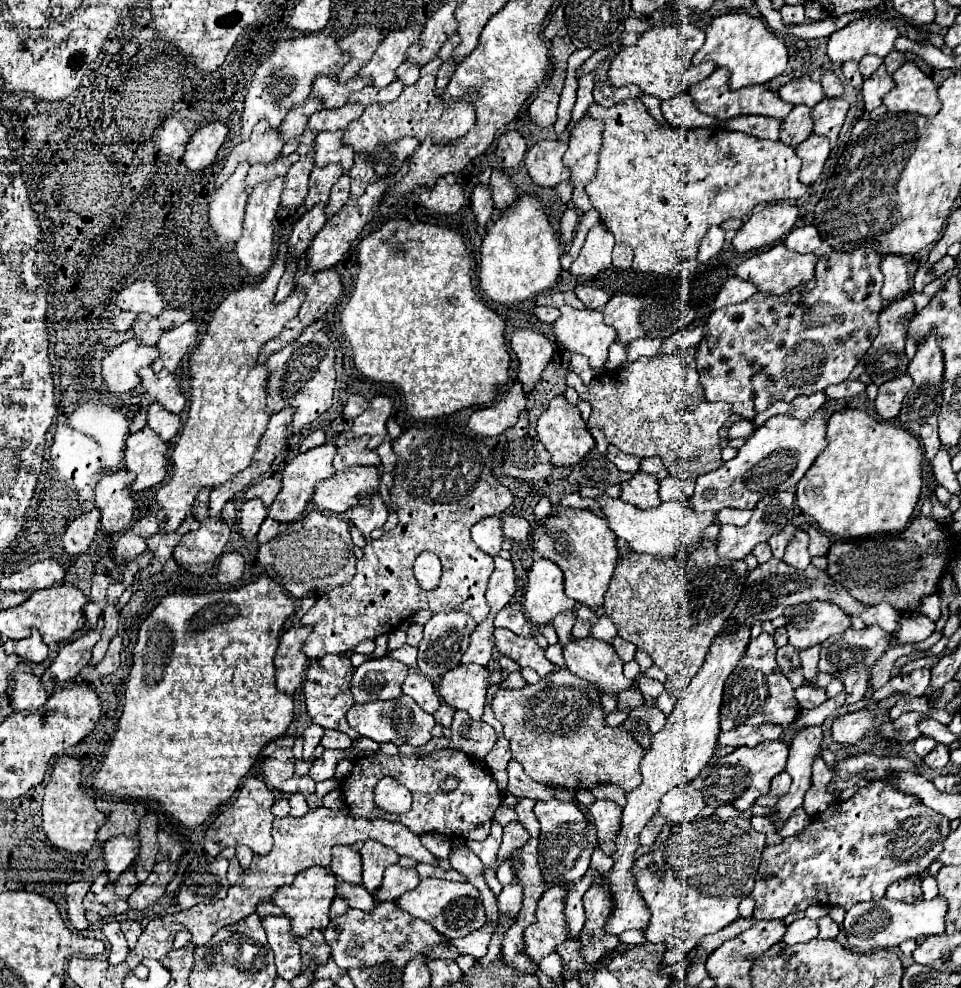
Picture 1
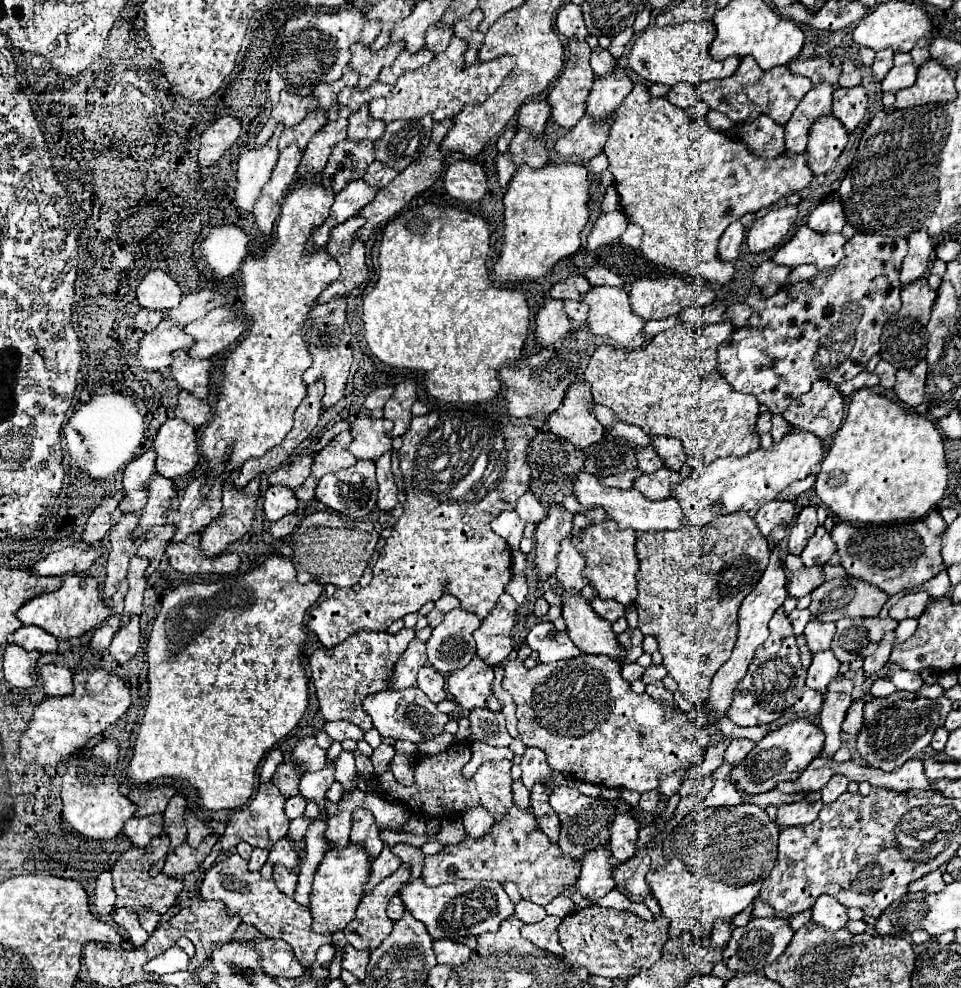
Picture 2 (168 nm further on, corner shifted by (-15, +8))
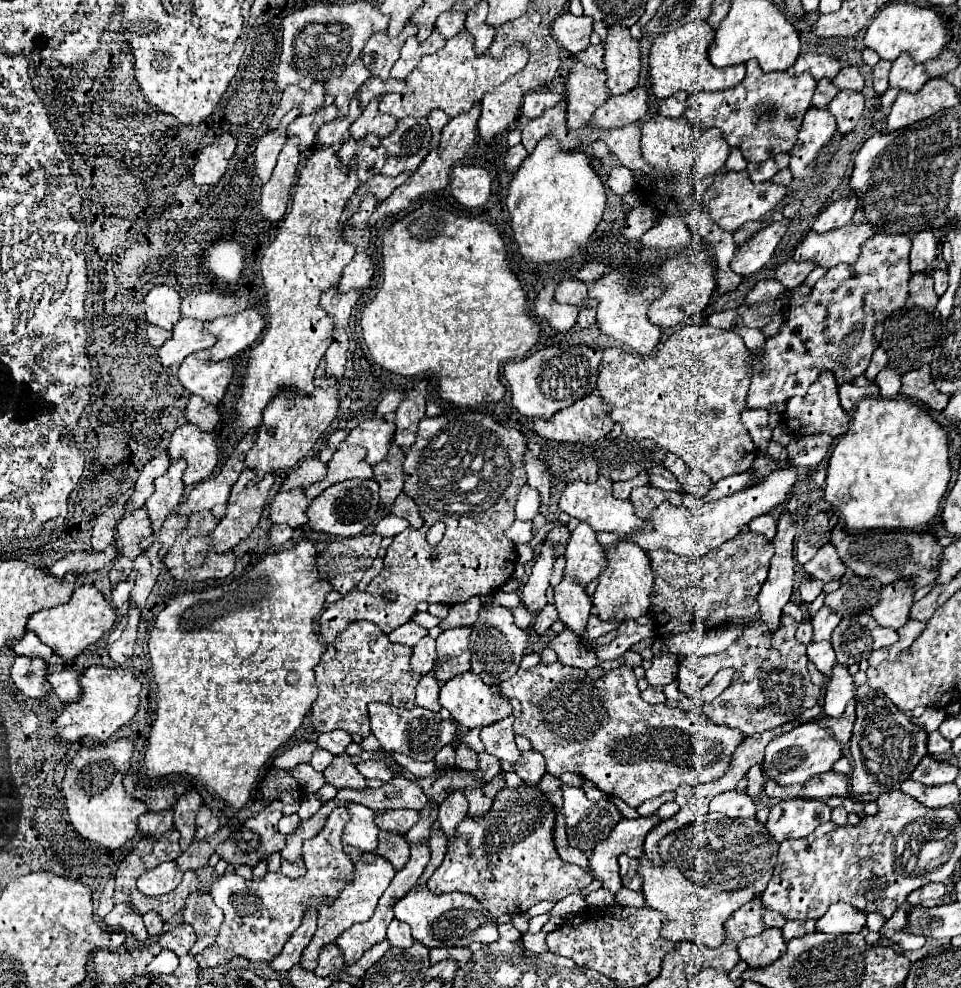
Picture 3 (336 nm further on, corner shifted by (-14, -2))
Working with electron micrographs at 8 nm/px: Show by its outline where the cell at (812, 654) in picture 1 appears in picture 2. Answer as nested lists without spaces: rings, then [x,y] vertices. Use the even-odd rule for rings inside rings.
[[[811,620],[805,626],[805,638],[809,650],[815,652],[825,652],[831,648],[831,640],[835,636],[835,624],[821,624],[817,620]]]

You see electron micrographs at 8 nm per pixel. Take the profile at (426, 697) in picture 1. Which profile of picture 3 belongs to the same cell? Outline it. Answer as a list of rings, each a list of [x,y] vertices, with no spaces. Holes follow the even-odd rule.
[[[426,674],[416,688],[416,704],[432,712],[440,712],[442,706],[438,704],[438,690],[440,690],[440,682],[434,676]]]

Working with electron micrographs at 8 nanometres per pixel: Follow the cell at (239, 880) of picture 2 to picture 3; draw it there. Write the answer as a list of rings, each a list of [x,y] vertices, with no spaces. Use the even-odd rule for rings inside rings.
[[[338,806],[324,830],[302,845],[302,856],[306,874],[290,880],[280,872],[268,872],[262,880],[244,880],[236,874],[222,874],[214,880],[210,896],[216,906],[224,910],[224,922],[216,942],[196,956],[200,972],[210,972],[214,966],[228,964],[234,956],[242,956],[248,962],[268,962],[282,952],[284,944],[292,932],[300,926],[302,916],[312,908],[318,910],[320,904],[330,904],[342,892],[346,882],[354,878],[354,864],[342,850],[342,830],[350,820],[350,814],[344,806]]]

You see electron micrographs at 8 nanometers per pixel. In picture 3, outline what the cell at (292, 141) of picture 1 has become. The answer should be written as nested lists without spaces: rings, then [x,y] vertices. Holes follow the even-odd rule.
[[[358,58],[354,64],[346,66],[344,72],[340,76],[332,76],[324,88],[328,90],[328,94],[334,96],[334,104],[338,106],[340,114],[348,112],[348,104],[352,100],[352,96],[356,94],[356,90],[370,78],[370,70],[366,70],[362,58]]]

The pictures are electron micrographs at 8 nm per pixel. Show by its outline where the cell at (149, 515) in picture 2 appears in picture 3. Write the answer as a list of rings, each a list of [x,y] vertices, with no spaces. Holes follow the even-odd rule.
[[[174,460],[168,468],[168,472],[164,476],[160,476],[154,486],[154,494],[146,500],[146,508],[148,508],[148,516],[152,522],[154,532],[158,532],[158,528],[162,526],[164,518],[180,504],[182,494],[184,494],[184,484],[182,484],[182,472],[186,468],[186,462],[182,460]]]

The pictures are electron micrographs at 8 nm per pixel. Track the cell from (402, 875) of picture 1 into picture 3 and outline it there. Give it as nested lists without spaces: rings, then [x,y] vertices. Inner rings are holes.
[[[520,784],[518,788],[508,788],[494,798],[492,808],[478,818],[466,816],[458,828],[456,834],[448,840],[446,856],[428,880],[428,890],[434,894],[446,894],[446,892],[466,892],[474,896],[494,918],[500,918],[502,914],[522,914],[534,904],[542,900],[560,902],[572,892],[584,890],[594,878],[590,872],[582,870],[580,866],[564,862],[556,848],[554,848],[554,824],[556,824],[556,806],[542,794],[538,786]]]

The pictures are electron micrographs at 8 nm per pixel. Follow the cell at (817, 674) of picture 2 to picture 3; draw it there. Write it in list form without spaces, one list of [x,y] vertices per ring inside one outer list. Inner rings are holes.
[[[812,642],[812,644],[808,644],[808,658],[816,664],[816,668],[826,678],[830,678],[832,666],[836,664],[836,654],[834,654],[830,642]]]

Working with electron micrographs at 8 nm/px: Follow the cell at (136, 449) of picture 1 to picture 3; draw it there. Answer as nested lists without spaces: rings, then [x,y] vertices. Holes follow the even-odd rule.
[[[184,424],[174,432],[168,446],[168,454],[172,460],[186,460],[188,466],[184,470],[182,482],[186,486],[194,486],[214,472],[214,468],[218,466],[220,448],[212,432],[200,430],[200,426]]]

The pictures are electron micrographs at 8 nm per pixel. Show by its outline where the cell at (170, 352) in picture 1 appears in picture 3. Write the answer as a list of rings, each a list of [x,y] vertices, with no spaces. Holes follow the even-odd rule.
[[[254,308],[214,320],[208,328],[210,334],[218,336],[218,342],[210,348],[212,360],[214,362],[226,360],[236,356],[240,350],[250,348],[262,334],[262,330],[264,330],[264,316]]]

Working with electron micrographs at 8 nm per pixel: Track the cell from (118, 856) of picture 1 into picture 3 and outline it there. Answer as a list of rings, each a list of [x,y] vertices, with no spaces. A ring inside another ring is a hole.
[[[172,808],[162,810],[162,812],[146,812],[140,816],[140,824],[138,830],[144,836],[162,836],[164,832],[168,832],[170,828],[174,828],[174,820],[172,820]]]

